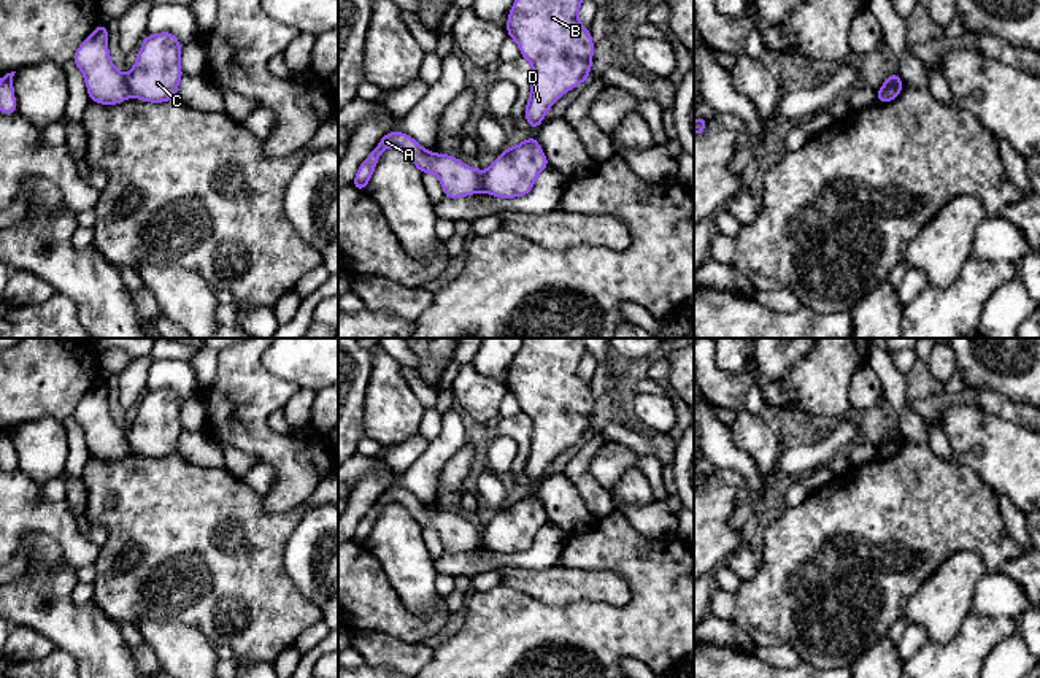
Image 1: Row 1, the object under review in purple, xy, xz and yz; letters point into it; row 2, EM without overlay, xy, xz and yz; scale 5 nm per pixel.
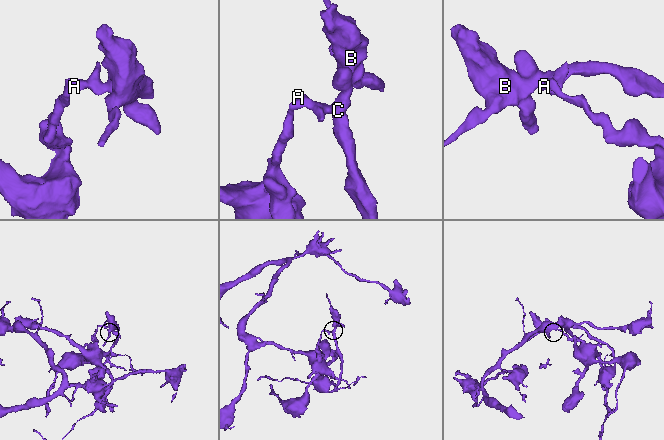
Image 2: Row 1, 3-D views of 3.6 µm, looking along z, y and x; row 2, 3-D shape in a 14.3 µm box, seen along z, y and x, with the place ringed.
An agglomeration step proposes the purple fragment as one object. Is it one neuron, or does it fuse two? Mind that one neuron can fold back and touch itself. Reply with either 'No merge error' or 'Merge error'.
Merge error

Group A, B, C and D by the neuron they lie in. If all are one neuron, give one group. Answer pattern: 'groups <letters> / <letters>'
groups A / B C D

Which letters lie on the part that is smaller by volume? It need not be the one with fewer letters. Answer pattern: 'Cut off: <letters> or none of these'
Cut off: B, C, D

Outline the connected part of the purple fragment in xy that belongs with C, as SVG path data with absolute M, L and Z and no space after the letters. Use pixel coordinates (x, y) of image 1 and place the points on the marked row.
M171 32L146 35L137 60L127 73L132 97L151 103L175 98L184 75L179 65L181 48Z

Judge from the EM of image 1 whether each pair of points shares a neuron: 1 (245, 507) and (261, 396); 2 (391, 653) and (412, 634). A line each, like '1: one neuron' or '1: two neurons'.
1: two neurons
2: two neurons

